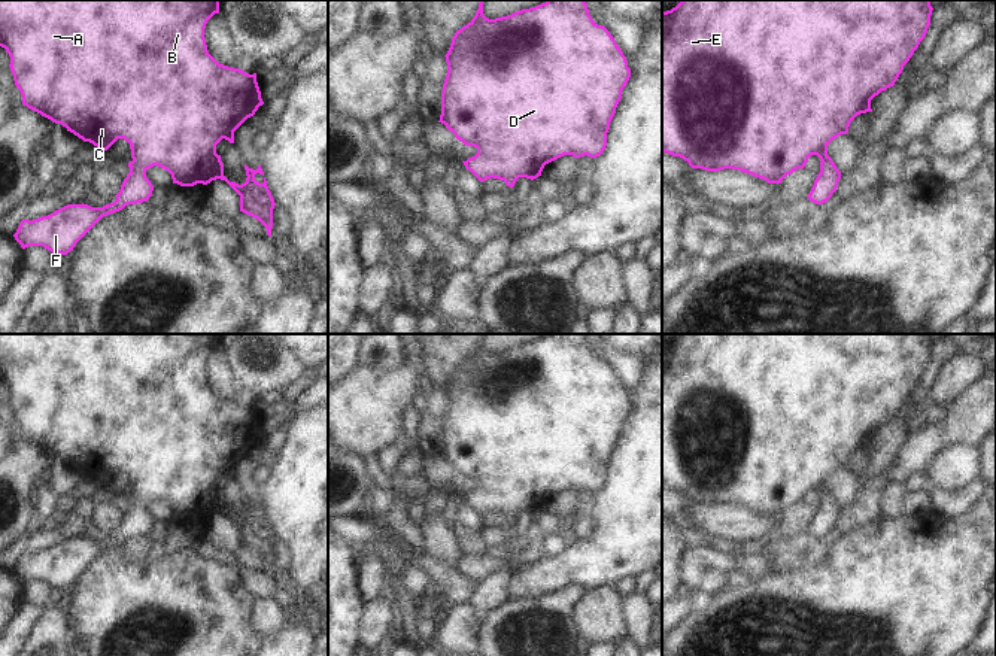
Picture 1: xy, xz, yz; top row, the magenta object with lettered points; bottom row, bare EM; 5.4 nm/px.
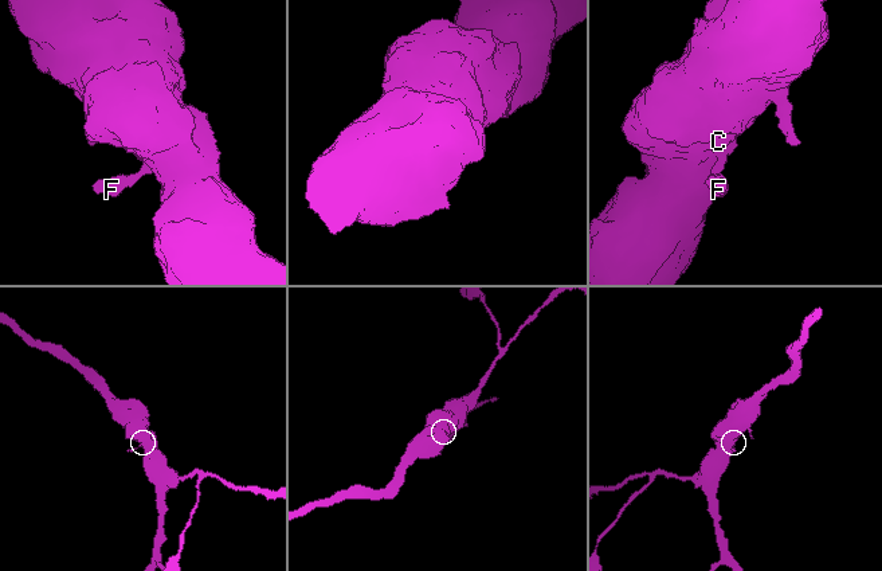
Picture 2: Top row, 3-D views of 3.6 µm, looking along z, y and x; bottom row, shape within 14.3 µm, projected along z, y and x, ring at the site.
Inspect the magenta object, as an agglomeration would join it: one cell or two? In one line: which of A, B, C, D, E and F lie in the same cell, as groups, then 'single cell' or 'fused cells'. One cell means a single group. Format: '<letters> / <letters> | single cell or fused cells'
A B C D E F | single cell

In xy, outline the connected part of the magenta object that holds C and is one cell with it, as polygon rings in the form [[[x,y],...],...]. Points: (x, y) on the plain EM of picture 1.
[[[0,334],[0,380],[6,383],[10,391],[10,406],[16,422],[21,425],[22,438],[28,443],[40,447],[42,450],[51,453],[55,458],[61,458],[67,465],[73,467],[83,476],[89,476],[100,485],[107,485],[118,473],[124,473],[130,477],[131,495],[128,496],[130,507],[124,513],[116,534],[103,541],[91,541],[88,538],[67,538],[48,550],[42,550],[33,555],[22,553],[16,567],[15,574],[22,583],[28,580],[43,580],[52,587],[67,589],[76,577],[103,552],[110,547],[122,544],[128,538],[137,538],[148,535],[152,529],[154,519],[146,511],[146,504],[158,499],[171,508],[173,517],[180,520],[194,520],[197,517],[207,519],[212,514],[225,514],[239,529],[240,529],[240,546],[258,553],[267,564],[267,570],[271,571],[273,562],[273,543],[276,540],[273,529],[267,520],[267,514],[259,517],[255,514],[255,508],[264,510],[261,499],[256,504],[249,502],[245,498],[246,516],[239,519],[230,516],[224,510],[224,498],[221,489],[216,488],[216,479],[225,473],[234,477],[234,465],[250,450],[255,449],[259,440],[264,438],[261,432],[261,425],[256,416],[256,407],[249,409],[240,403],[228,401],[219,398],[207,385],[204,362],[207,355],[219,347],[219,334]]]

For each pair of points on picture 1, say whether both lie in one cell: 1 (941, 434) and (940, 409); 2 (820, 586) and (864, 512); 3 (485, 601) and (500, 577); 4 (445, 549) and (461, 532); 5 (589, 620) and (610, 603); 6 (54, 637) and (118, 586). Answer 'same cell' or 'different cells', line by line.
1: different cells
2: different cells
3: same cell
4: different cells
5: same cell
6: different cells

